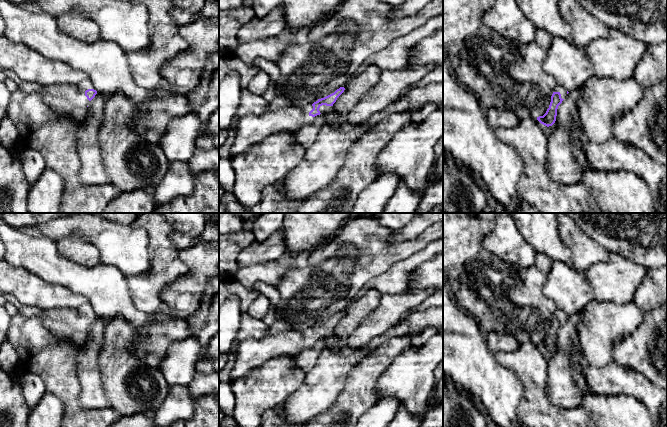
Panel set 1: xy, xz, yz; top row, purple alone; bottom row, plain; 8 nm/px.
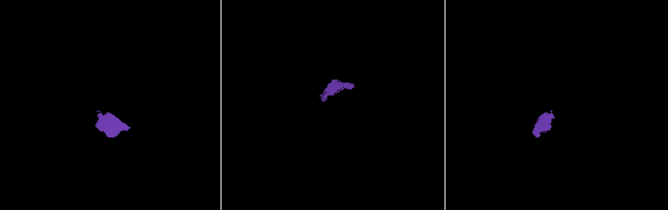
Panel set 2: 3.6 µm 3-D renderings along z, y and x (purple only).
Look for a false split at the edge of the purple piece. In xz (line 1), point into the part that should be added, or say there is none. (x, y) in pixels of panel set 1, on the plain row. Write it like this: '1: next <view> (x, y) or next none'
1: next xz (251, 353)

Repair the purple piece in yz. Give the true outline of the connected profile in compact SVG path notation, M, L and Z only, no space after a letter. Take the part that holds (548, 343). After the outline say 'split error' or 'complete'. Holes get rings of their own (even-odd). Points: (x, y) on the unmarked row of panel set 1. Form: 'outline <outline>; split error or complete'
outline M557 309L554 312L553 318L551 320L549 332L543 340L537 341L537 344L547 351L552 350L556 345L558 330L565 322L567 322L568 317L569 316L563 310Z; split error

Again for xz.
outline M340 311L334 317L316 324L303 332L289 330L268 335L261 339L246 339L237 347L236 360L230 371L230 380L246 375L267 361L282 356L294 356L303 349L312 348L320 338L333 335L333 328L344 316Z; split error

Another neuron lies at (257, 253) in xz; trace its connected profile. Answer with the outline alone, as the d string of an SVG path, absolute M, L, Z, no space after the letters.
M281 230L262 242L254 240L251 245L239 253L237 262L239 267L250 267L270 263L285 253L286 241L284 232Z

